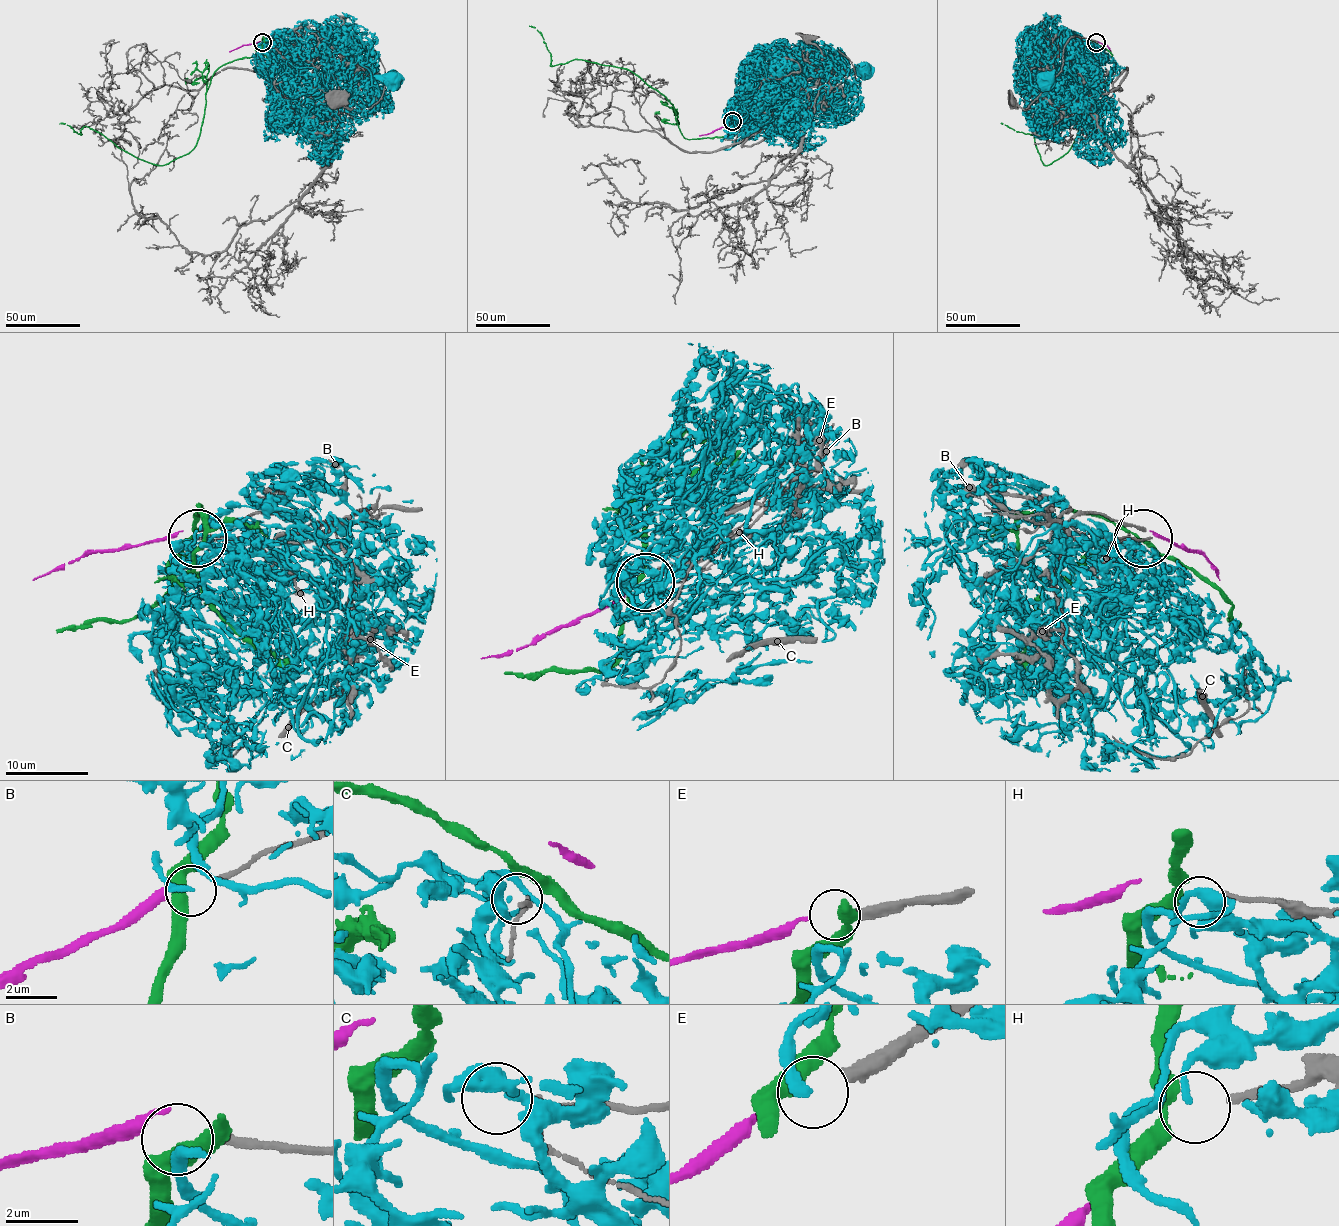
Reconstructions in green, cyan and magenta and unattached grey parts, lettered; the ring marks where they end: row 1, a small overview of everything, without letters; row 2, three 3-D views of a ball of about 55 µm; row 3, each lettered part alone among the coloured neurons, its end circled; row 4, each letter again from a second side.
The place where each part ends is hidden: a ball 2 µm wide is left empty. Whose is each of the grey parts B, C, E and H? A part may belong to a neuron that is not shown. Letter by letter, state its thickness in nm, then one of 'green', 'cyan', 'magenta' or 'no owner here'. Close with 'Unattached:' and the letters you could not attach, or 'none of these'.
B: calibre 200 nm; no owner here
C: calibre 150 nm; no owner here
E: calibre 400 nm; magenta
H: calibre 200 nm; green
Unattached: B, C

